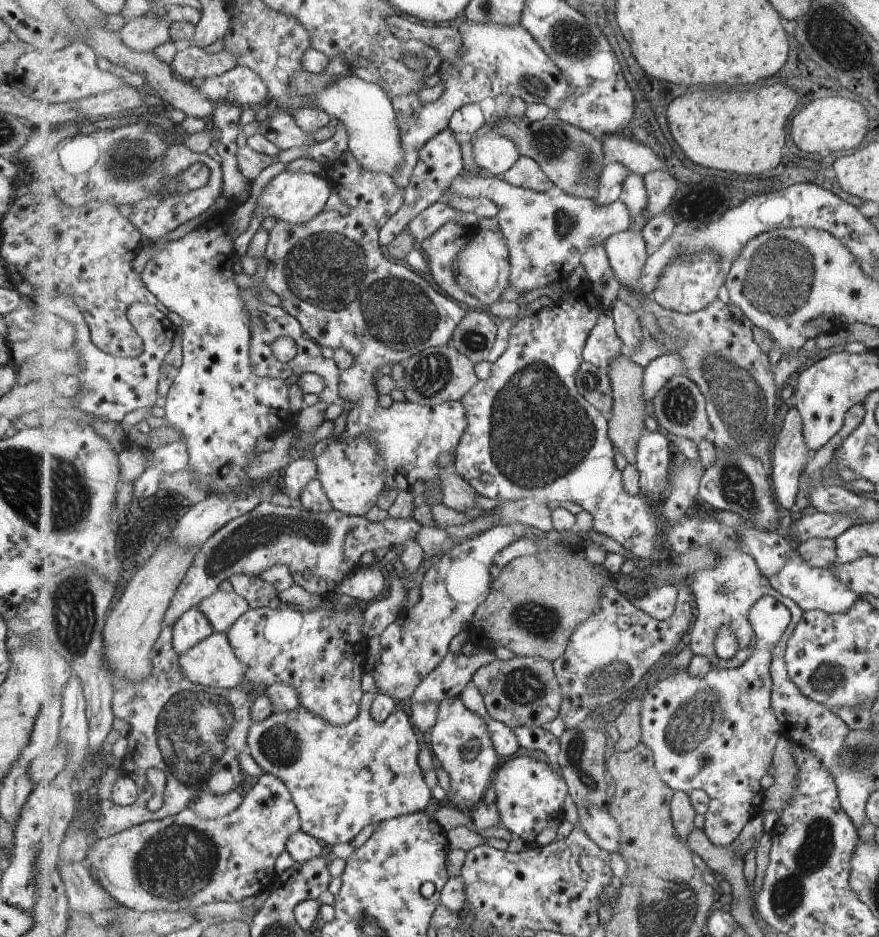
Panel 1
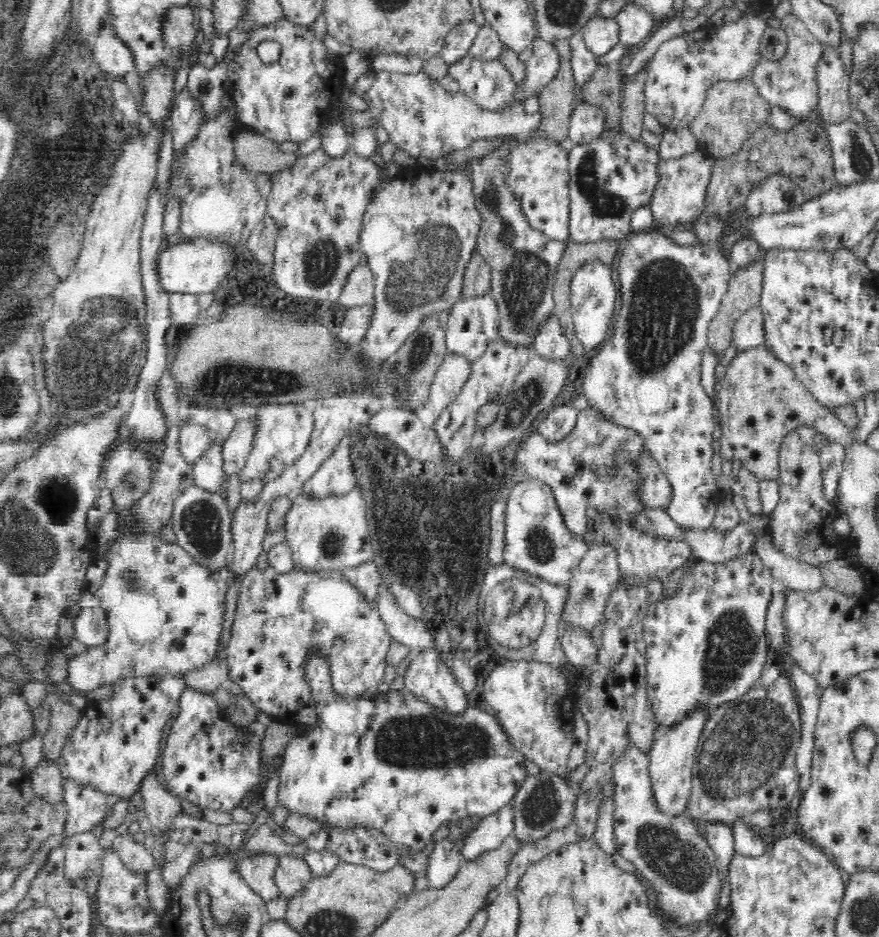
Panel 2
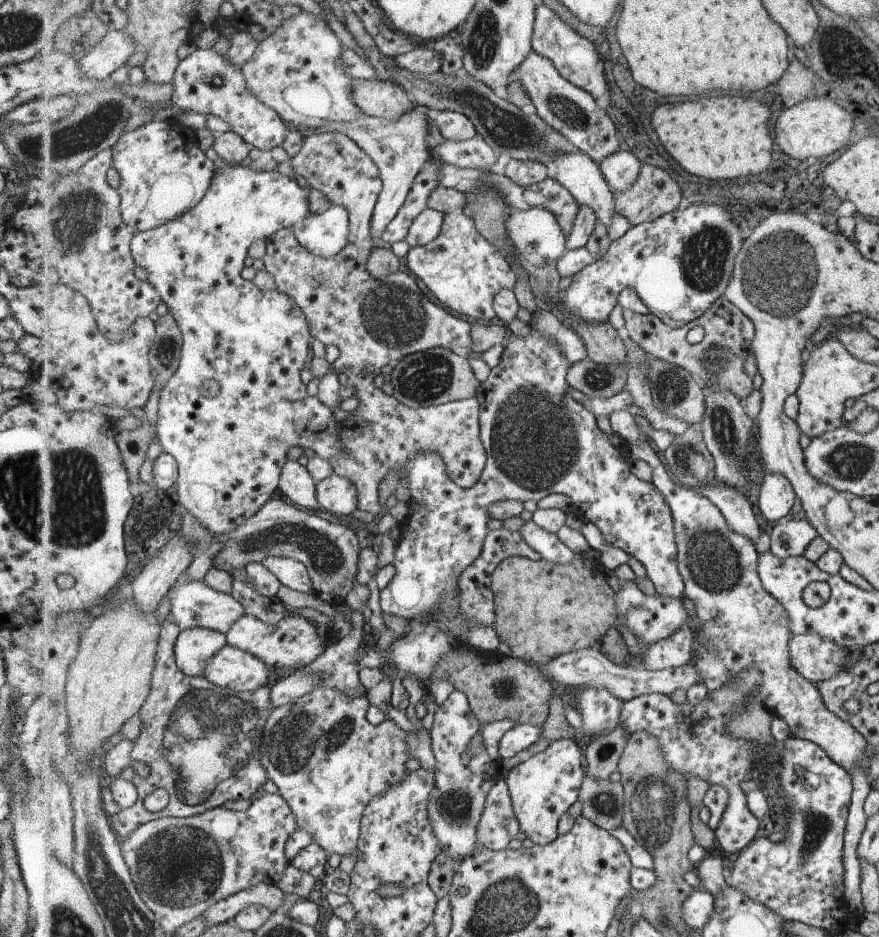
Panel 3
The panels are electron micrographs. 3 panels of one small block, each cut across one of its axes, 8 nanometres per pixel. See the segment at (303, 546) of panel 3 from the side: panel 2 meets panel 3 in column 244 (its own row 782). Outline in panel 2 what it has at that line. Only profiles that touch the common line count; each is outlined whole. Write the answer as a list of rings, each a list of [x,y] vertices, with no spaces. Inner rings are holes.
[[[548,772],[528,776],[516,798],[510,803],[514,805],[515,810],[515,836],[530,842],[544,839],[554,830],[566,828],[574,818],[576,800],[576,789],[570,787],[568,780],[563,776]]]

